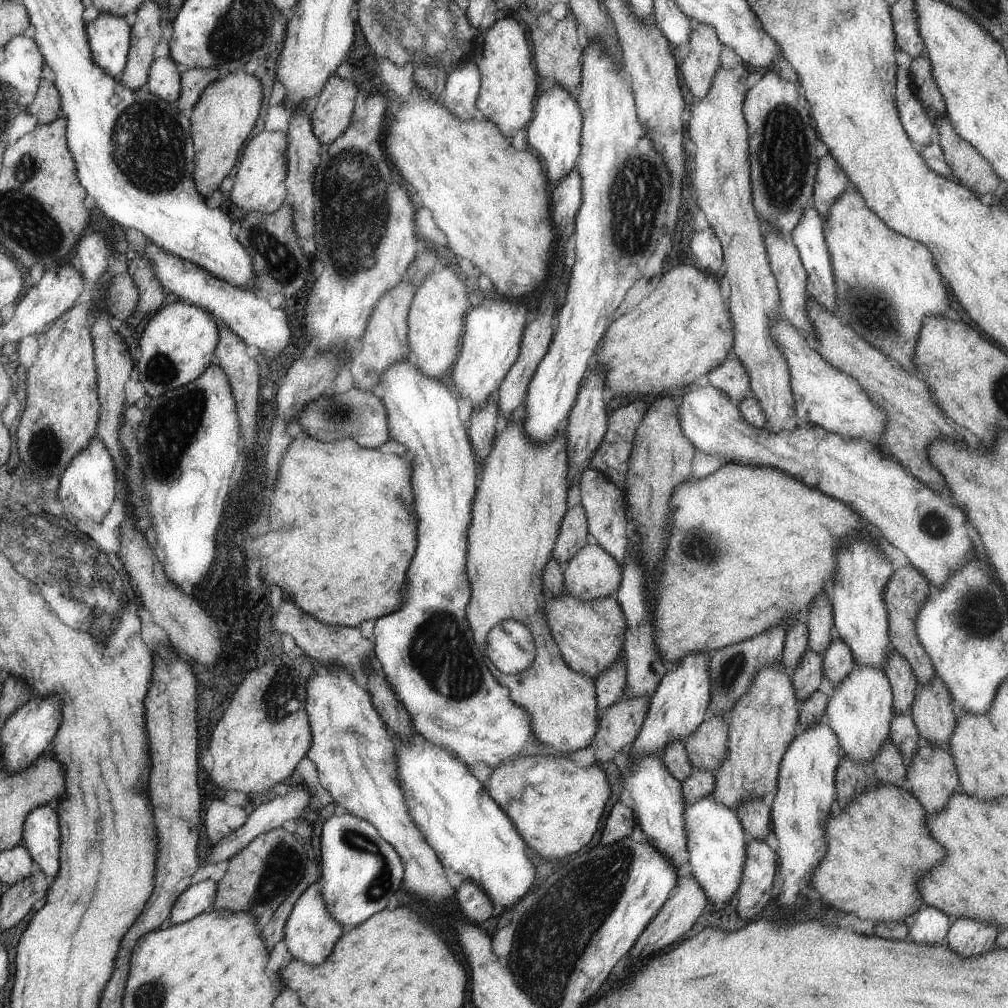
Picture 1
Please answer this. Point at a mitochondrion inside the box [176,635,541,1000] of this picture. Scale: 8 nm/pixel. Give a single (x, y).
(276, 877)

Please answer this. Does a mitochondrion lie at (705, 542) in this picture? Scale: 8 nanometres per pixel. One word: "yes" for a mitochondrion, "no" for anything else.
yes

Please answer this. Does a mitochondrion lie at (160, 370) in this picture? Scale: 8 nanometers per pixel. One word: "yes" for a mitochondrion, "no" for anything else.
yes

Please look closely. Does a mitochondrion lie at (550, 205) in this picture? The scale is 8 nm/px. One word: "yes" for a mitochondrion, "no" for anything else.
no

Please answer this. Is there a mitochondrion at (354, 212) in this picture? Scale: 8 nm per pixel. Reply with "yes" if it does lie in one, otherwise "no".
yes

